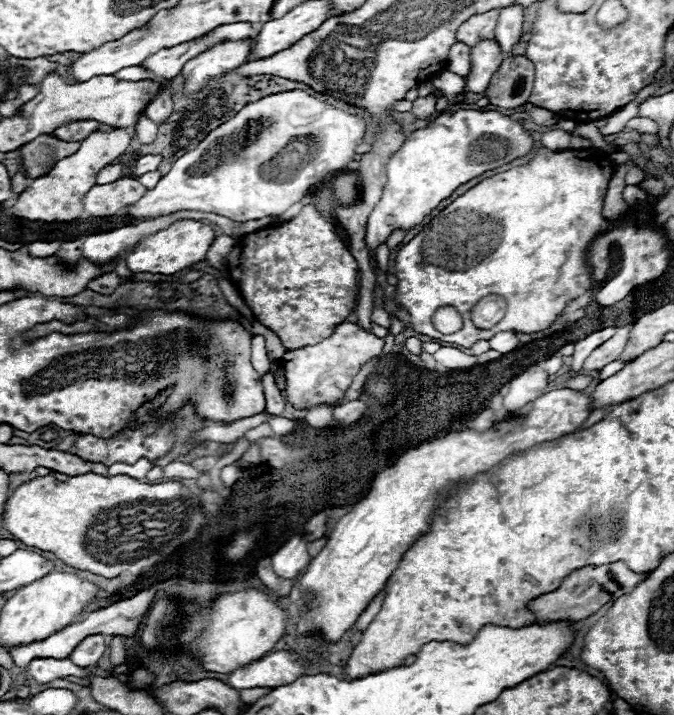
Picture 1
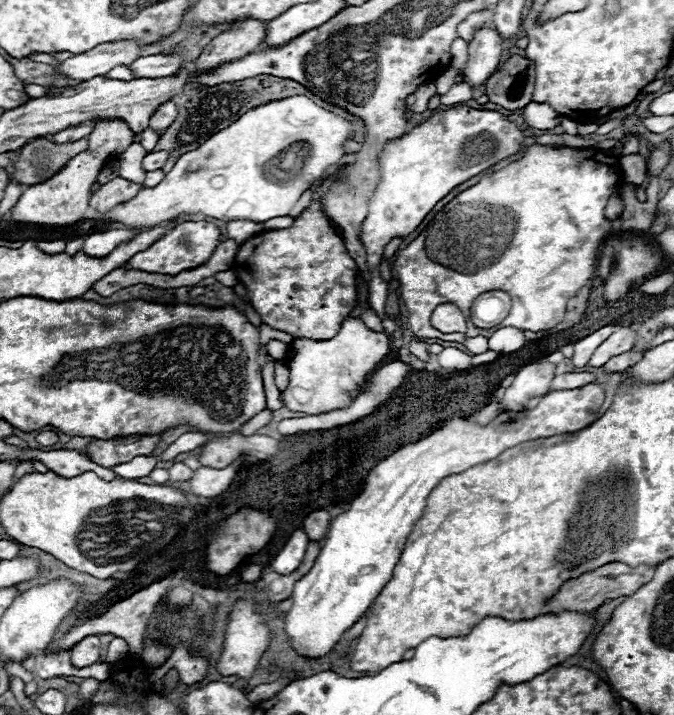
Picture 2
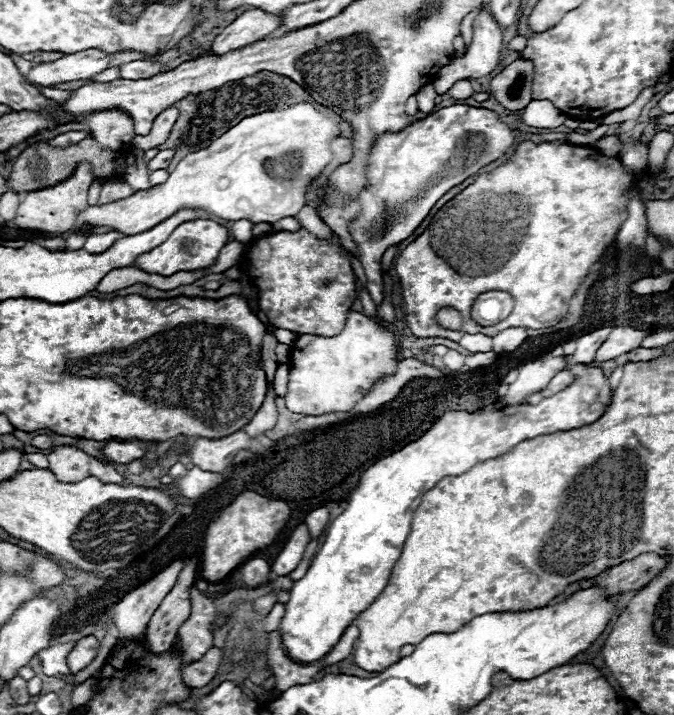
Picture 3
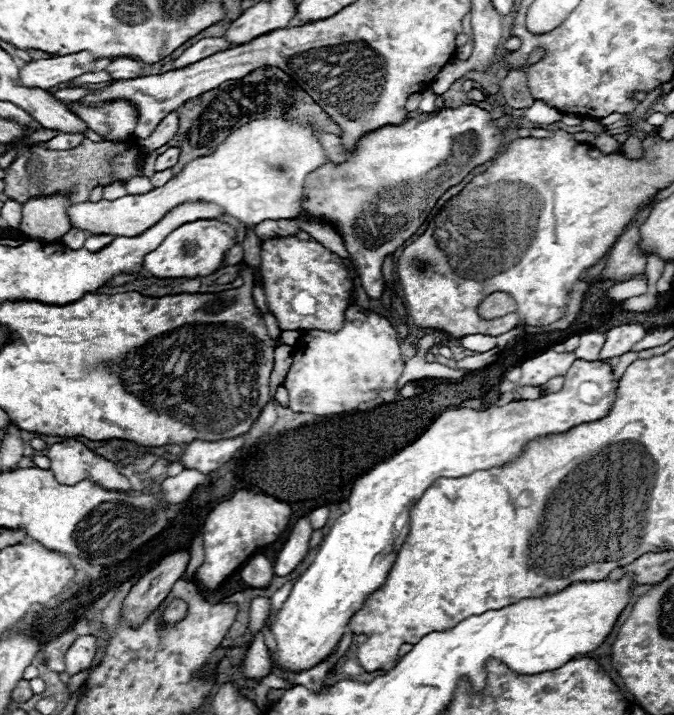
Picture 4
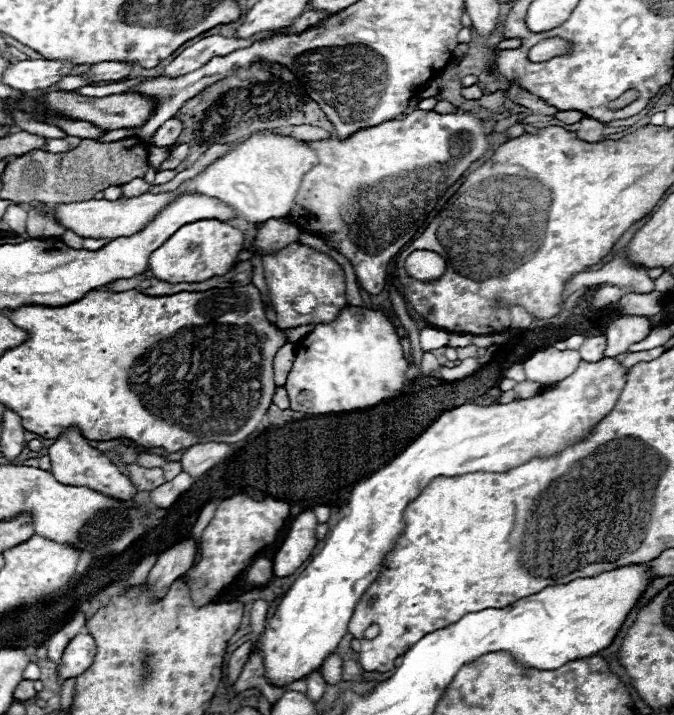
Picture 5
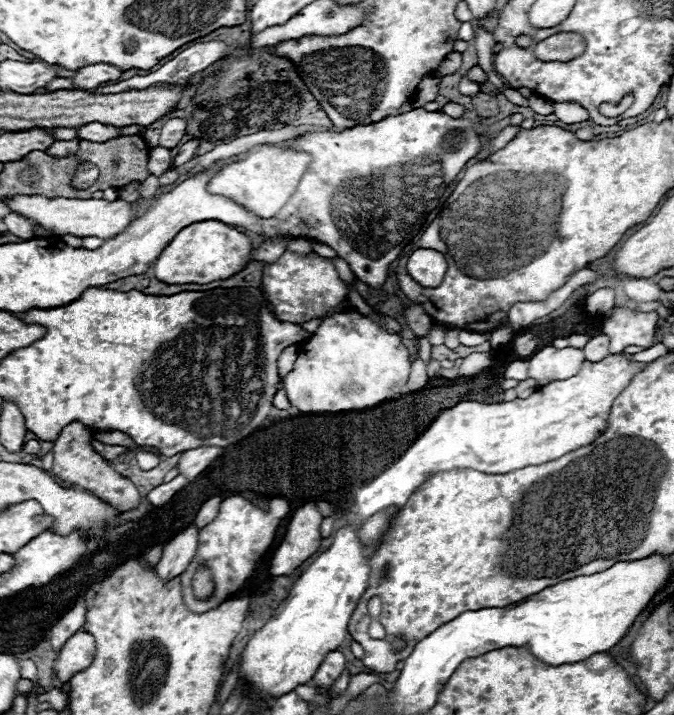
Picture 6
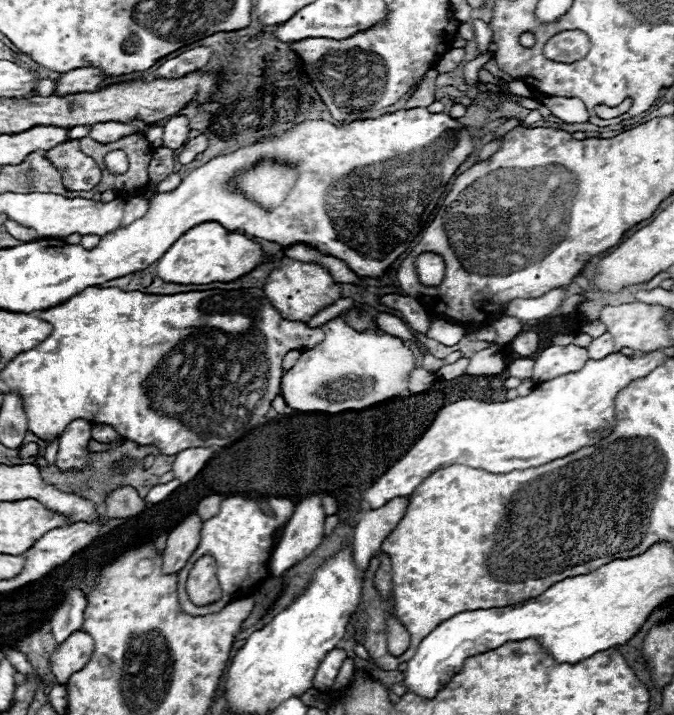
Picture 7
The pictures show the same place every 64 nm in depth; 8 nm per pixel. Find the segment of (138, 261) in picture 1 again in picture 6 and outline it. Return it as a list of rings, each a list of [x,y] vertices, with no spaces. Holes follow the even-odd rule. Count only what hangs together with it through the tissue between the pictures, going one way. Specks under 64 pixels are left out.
[[[204,220],[180,230],[156,258],[152,268],[156,278],[166,284],[208,284],[240,272],[250,262],[250,250],[252,244],[246,234],[218,220]]]

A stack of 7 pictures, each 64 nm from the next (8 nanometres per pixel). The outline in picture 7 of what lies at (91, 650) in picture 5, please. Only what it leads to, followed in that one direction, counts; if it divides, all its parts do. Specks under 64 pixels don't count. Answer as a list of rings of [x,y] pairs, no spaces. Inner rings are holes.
[[[82,630],[70,634],[50,658],[50,670],[58,680],[58,684],[66,684],[76,670],[82,670],[90,662],[92,650],[94,640],[90,634],[84,634]]]

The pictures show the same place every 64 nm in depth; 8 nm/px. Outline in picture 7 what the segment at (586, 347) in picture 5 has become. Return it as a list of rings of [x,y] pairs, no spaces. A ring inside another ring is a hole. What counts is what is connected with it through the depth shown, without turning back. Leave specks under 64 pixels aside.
[[[608,332],[598,336],[598,338],[594,338],[590,342],[590,346],[588,346],[588,356],[592,360],[600,360],[600,358],[612,354],[612,352],[614,352],[614,340],[612,340],[612,336]]]

